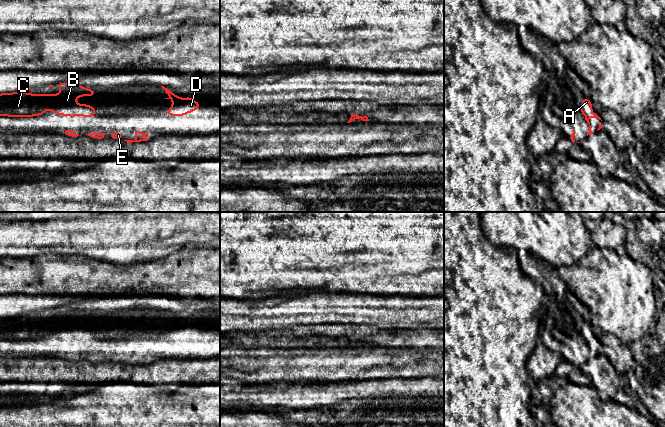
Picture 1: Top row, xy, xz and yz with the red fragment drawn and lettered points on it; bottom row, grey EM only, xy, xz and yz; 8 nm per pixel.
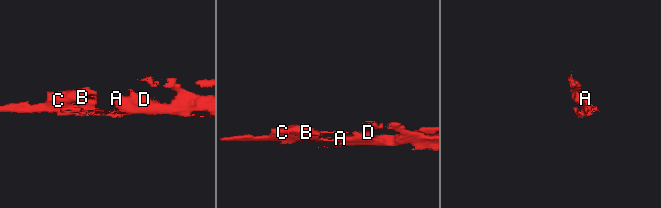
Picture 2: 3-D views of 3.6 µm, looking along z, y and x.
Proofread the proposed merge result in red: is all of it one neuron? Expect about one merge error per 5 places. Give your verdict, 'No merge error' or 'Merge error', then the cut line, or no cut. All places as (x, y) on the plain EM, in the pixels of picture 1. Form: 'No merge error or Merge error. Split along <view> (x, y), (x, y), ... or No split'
No merge error. No split

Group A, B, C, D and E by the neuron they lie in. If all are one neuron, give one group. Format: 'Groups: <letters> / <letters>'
Groups: A B C D E

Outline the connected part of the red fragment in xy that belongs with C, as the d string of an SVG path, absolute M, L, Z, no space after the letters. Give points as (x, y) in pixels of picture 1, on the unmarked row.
M69 307L55 308L62 314L61 318L28 318L25 315L0 318L0 340L32 341L45 338L49 333L57 339L84 340L96 339L91 329L76 328L75 323L81 320L95 320L96 315L81 309Z

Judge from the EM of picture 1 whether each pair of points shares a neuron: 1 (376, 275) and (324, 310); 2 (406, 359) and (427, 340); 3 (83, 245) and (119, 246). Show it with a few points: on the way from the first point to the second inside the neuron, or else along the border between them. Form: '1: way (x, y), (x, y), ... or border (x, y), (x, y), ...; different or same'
1: border (339, 293), (372, 296); different
2: border (394, 347), (427, 350); different
3: way (92, 245), (110, 245); same

